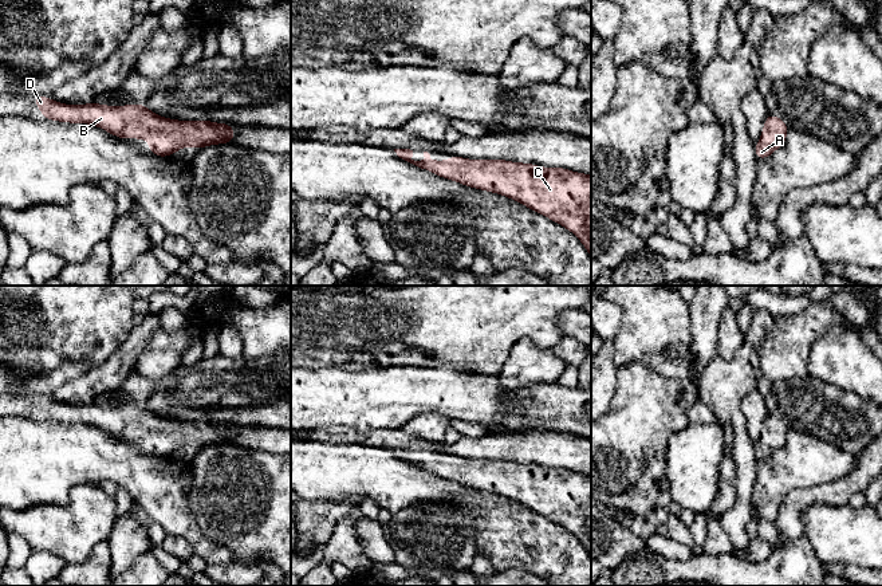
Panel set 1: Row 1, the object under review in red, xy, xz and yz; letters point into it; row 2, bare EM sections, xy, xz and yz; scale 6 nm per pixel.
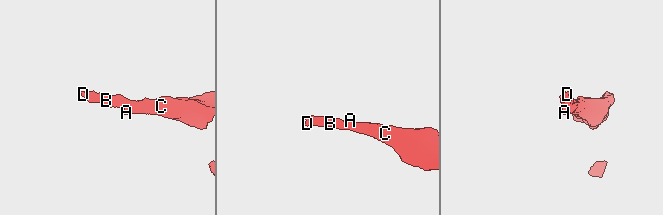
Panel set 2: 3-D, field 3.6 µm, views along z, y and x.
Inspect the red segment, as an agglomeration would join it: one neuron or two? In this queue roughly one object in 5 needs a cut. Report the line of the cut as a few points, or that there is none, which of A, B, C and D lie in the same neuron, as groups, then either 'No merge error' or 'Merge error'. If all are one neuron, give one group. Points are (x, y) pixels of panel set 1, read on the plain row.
No split. Groups: A B C D. No merge error

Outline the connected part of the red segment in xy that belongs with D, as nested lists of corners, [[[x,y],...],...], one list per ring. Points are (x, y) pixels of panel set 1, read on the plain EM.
[[[35,396],[34,404],[43,412],[43,420],[94,425],[122,440],[147,440],[150,453],[157,457],[170,457],[186,447],[198,451],[209,445],[235,443],[232,425],[164,418],[141,404],[115,408],[98,405],[95,401],[64,405],[44,396]]]

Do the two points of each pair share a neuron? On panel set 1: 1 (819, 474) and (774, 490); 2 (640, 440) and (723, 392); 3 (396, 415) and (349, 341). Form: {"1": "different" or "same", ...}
{"1": "same", "2": "different", "3": "different"}

